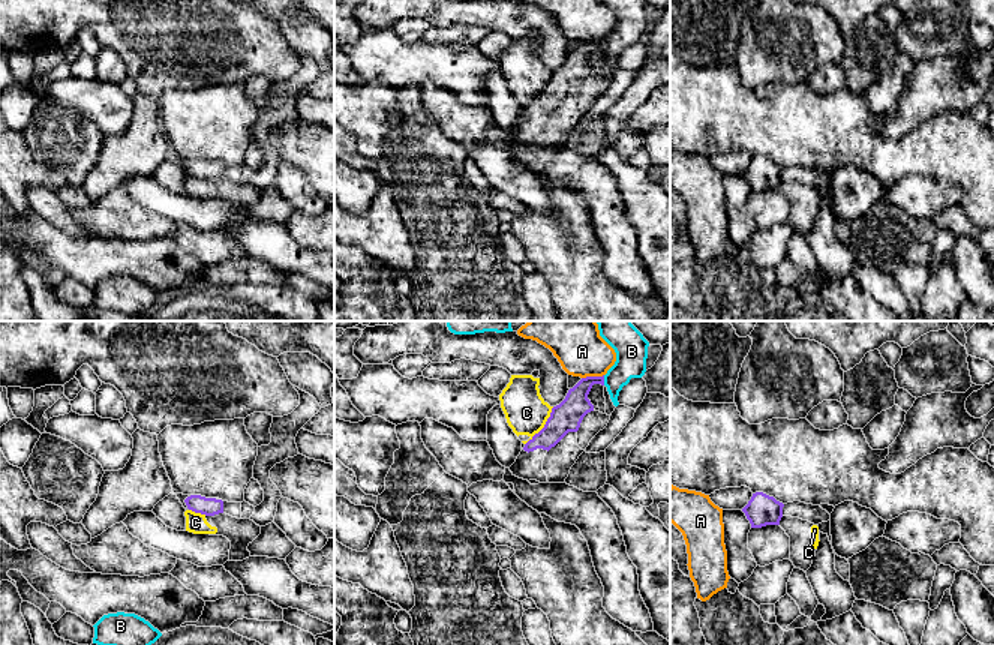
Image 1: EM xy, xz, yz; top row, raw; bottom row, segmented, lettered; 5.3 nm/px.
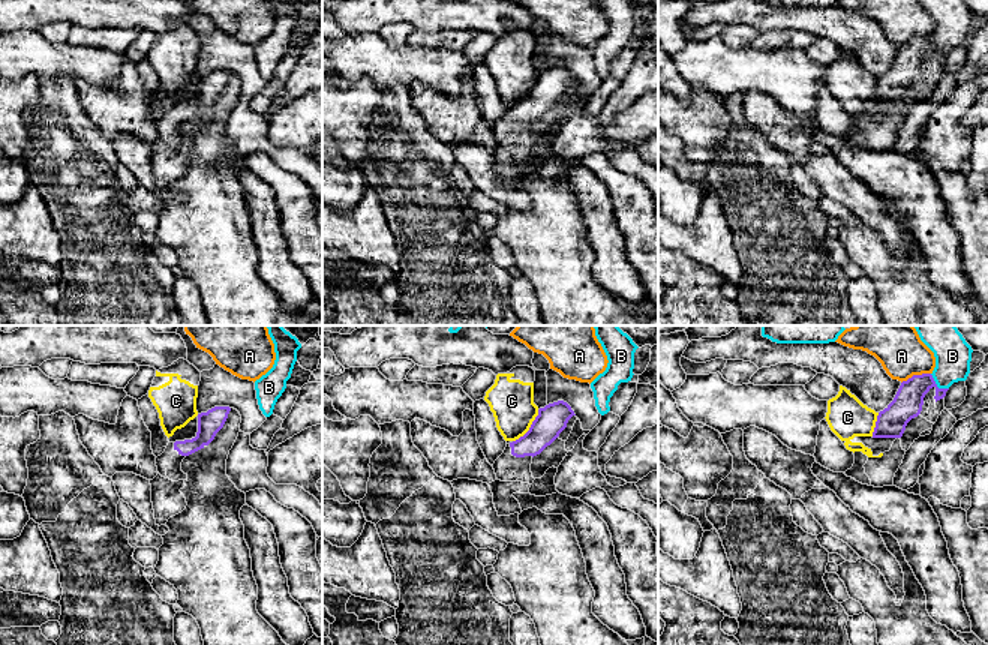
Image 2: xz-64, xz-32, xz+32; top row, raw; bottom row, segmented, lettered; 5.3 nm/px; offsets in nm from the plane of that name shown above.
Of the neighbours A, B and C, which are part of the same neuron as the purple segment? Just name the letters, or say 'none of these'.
none of these

